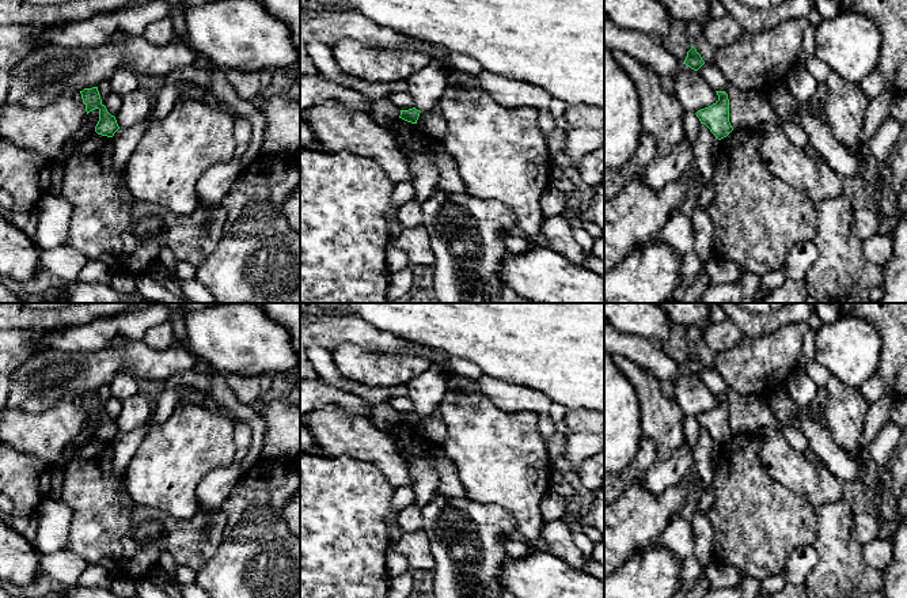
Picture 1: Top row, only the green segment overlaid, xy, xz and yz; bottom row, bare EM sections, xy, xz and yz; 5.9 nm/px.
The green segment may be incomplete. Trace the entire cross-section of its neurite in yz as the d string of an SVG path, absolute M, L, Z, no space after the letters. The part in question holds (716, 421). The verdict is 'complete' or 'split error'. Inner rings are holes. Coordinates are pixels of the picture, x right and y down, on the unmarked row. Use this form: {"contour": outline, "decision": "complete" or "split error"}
{"contour": "M716 395L718 405L709 412L698 415L695 419L701 428L705 428L718 443L726 442L732 435L729 427L729 404L725 395Z", "decision": "complete"}

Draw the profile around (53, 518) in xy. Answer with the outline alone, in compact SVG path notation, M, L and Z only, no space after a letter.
M46 497L37 511L38 534L35 548L42 556L62 550L67 545L72 510L60 499Z

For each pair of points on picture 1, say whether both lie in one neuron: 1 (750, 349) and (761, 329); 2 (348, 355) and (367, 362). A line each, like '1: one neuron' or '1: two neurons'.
1: two neurons
2: one neuron

